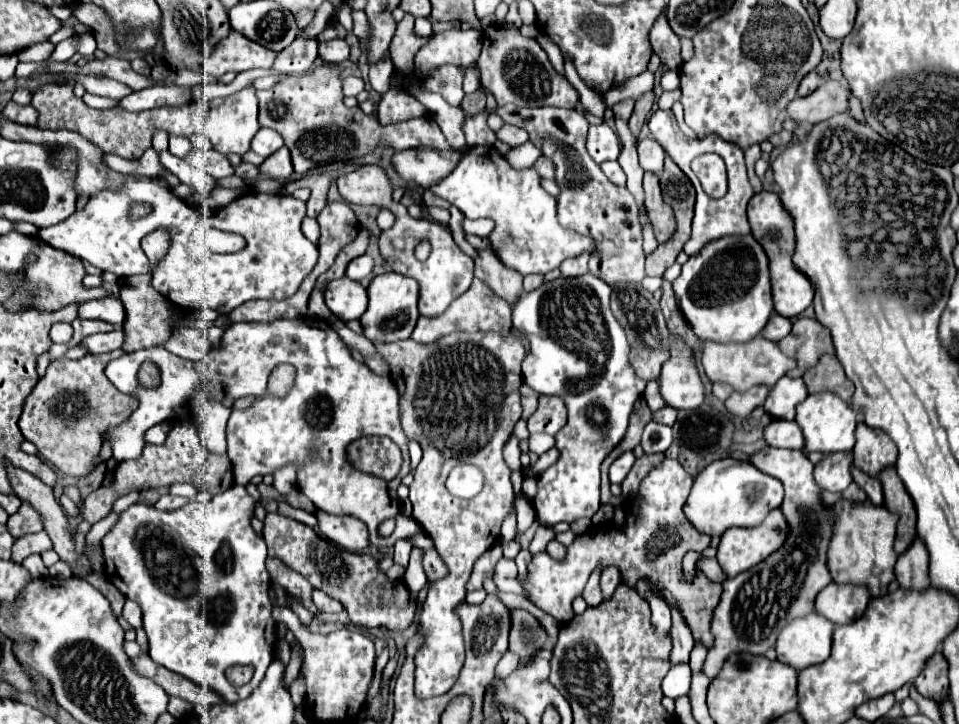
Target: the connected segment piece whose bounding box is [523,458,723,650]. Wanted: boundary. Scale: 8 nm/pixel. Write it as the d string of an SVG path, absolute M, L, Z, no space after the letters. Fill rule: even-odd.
M665 458L643 478L637 496L625 514L625 526L611 524L601 534L593 536L589 532L579 534L571 546L567 546L567 556L563 560L551 558L547 552L535 554L529 564L529 580L523 586L529 592L529 600L551 614L559 622L569 622L573 618L573 600L581 596L589 576L595 568L615 566L621 572L623 584L635 588L639 580L645 580L649 588L657 588L663 600L671 608L679 608L683 620L691 628L695 642L701 642L707 650L713 648L715 636L711 634L713 610L719 604L721 584L709 580L699 568L695 568L695 578L687 580L683 574L683 556L689 550L703 552L711 538L693 528L683 512L683 504L693 486L693 478L683 470L681 462L675 458Z

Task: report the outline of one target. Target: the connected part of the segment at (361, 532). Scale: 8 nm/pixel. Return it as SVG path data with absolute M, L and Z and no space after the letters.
M319 510L317 520L321 534L349 552L363 552L367 546L371 546L367 526L357 518L333 516Z

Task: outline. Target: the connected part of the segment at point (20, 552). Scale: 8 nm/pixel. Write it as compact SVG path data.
M37 532L37 534L27 534L23 538L17 540L17 544L13 546L13 560L15 562L23 562L27 556L31 554L39 554L53 548L53 542L49 538L47 532Z

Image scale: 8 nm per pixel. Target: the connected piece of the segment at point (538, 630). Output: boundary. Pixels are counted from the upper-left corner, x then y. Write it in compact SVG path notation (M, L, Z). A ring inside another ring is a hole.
M511 610L511 652L537 652L549 642L539 622L525 610Z

